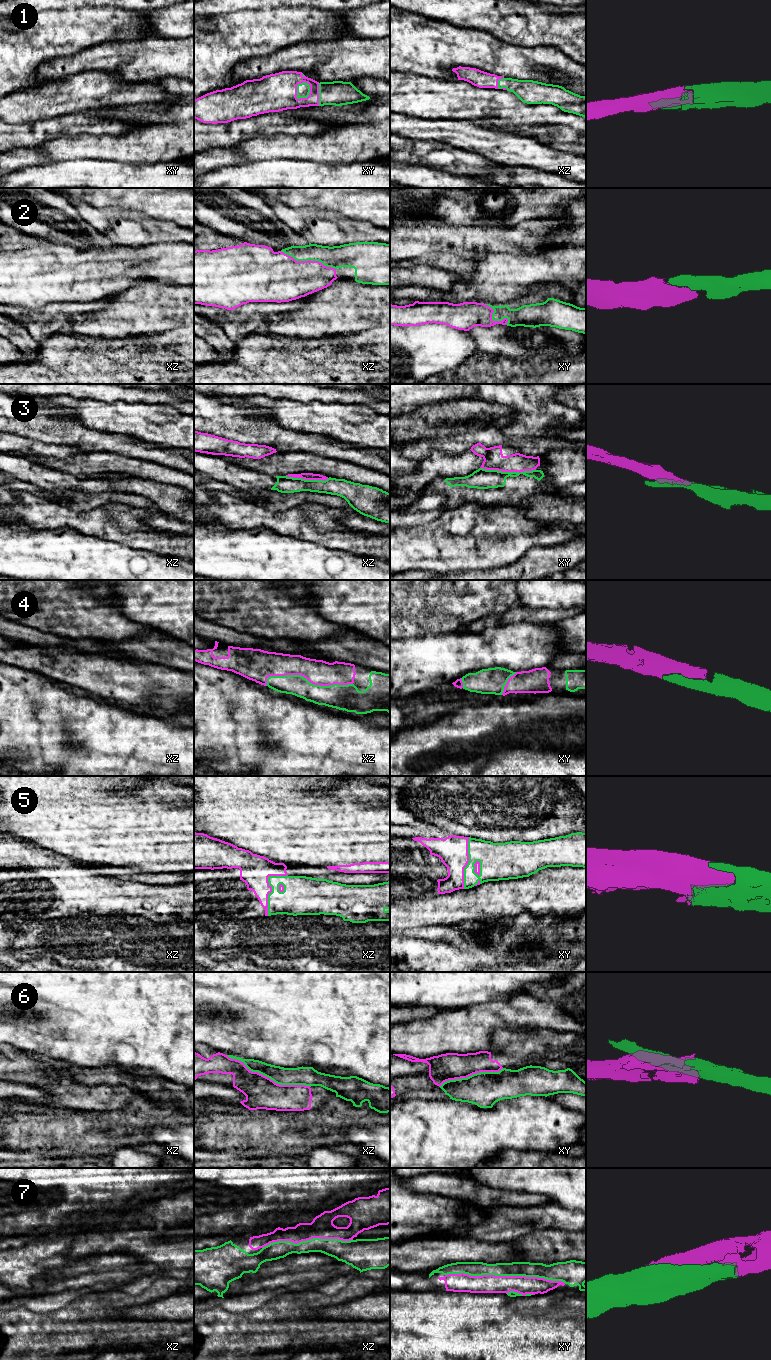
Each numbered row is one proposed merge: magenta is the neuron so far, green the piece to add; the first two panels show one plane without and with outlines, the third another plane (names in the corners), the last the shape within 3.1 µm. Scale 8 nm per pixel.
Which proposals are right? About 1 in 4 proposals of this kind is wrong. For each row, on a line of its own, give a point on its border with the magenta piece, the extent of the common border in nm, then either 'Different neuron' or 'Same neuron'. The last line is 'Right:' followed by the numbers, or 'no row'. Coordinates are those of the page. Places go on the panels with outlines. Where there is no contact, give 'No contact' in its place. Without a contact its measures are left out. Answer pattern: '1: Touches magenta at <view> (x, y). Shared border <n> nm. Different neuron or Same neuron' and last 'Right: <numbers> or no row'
1: Touches magenta at xy (296, 87). Shared border 170 nm. Same neuron
2: Touches magenta at xz (308, 260). Shared border 480 nm. Same neuron
3: Touches magenta at xy (508, 471). Shared border 440 nm. Different neuron
4: Touches magenta at xz (306, 678). Shared border 700 nm. Same neuron
5: Touches magenta at xz (271, 887). Shared border 360 nm. Same neuron
6: Touches magenta at xz (267, 1077). Shared border 700 nm. Different neuron
7: Touches magenta at xy (505, 1276). Shared border 950 nm. Same neuron
Right: 1, 2, 4, 5, 7

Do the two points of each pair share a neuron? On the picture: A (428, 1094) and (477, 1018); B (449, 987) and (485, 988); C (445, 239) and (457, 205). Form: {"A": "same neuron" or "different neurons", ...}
{"A": "different neurons", "B": "same neuron", "C": "different neurons"}

